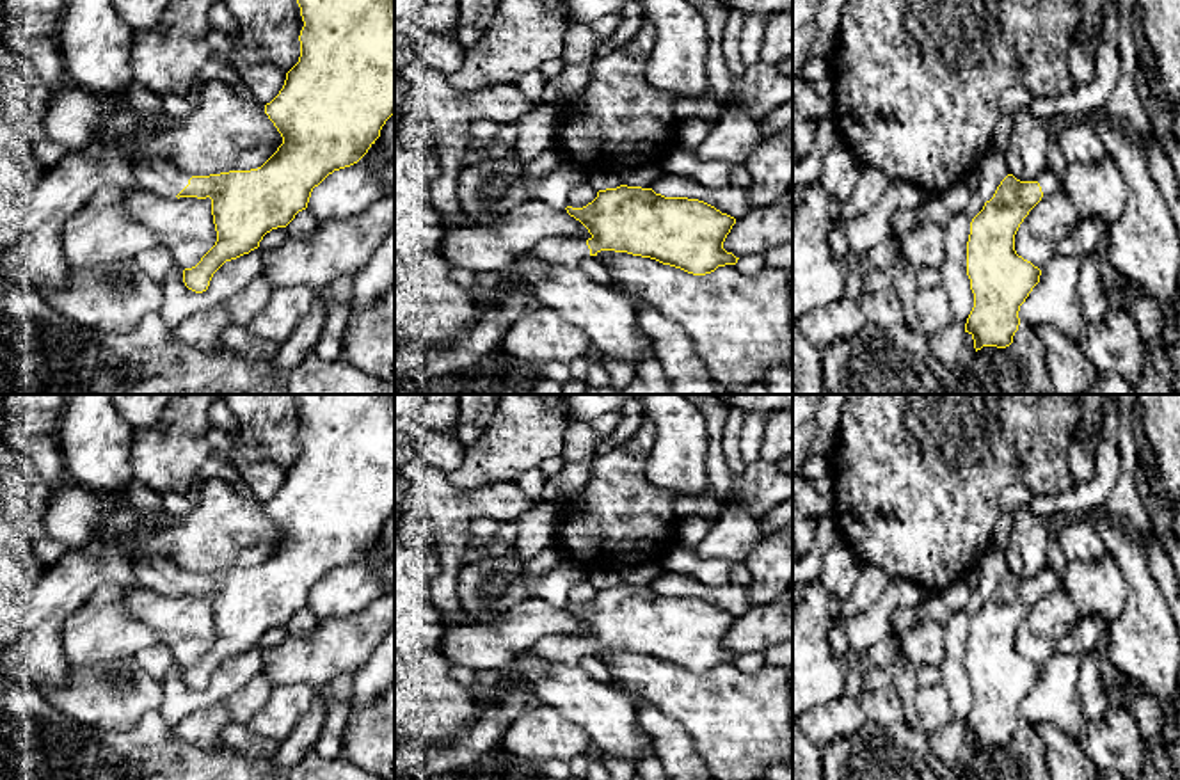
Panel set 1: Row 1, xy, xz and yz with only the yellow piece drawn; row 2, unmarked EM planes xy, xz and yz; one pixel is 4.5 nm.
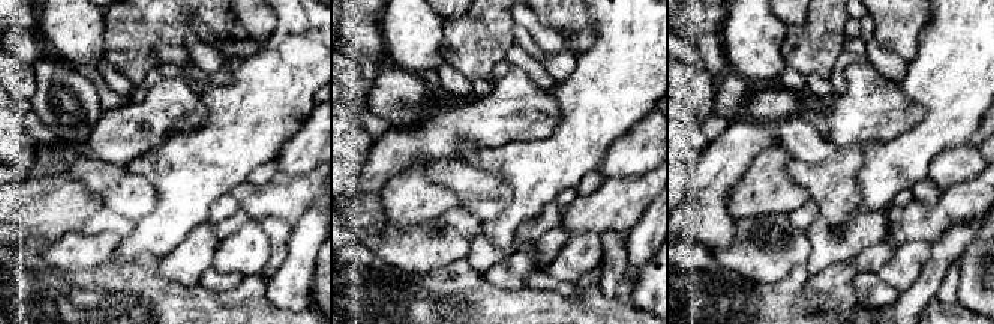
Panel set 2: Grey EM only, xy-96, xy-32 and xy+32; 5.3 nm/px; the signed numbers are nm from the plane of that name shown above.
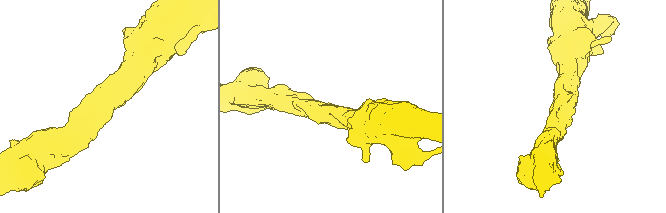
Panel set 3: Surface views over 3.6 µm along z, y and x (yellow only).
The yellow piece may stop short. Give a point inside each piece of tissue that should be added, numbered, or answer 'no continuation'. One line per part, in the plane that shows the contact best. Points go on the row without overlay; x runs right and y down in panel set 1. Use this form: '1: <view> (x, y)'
1: xy (155, 573)

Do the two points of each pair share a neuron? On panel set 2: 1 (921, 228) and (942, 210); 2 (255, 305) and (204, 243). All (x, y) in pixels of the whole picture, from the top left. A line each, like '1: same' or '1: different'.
1: same
2: different

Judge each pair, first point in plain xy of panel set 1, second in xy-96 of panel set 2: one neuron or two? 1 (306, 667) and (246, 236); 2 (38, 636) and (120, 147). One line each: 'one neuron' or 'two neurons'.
1: two neurons
2: one neuron

